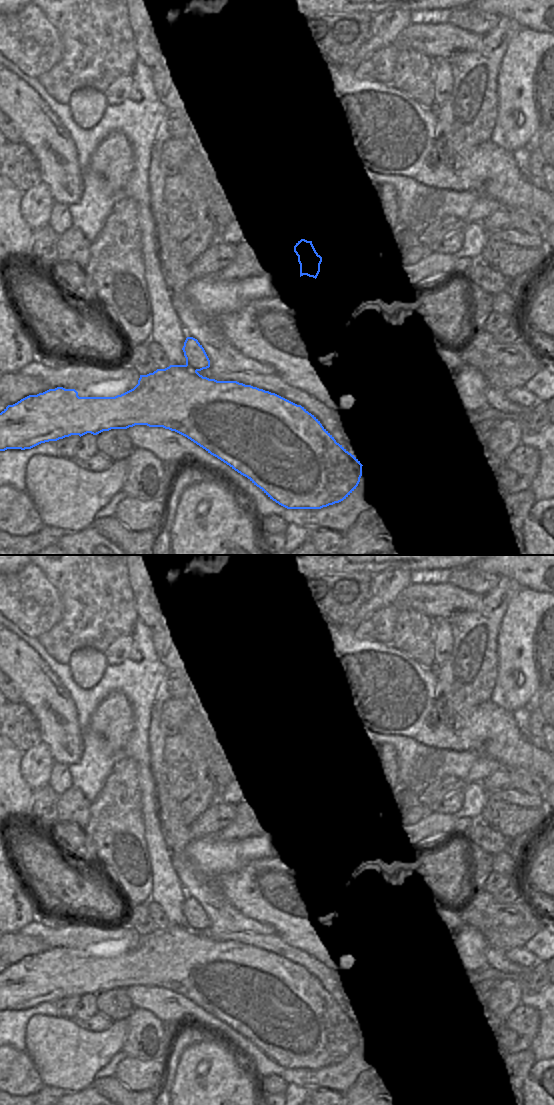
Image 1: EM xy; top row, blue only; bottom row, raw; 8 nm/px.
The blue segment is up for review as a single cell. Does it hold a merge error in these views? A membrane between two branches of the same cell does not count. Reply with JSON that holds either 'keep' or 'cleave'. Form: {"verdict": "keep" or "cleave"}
{"verdict": "cleave"}

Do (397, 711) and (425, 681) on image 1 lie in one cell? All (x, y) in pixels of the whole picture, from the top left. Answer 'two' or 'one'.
one

